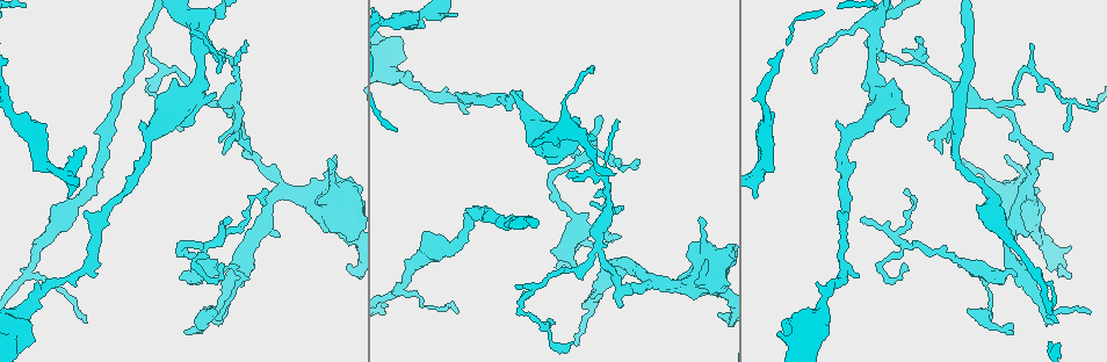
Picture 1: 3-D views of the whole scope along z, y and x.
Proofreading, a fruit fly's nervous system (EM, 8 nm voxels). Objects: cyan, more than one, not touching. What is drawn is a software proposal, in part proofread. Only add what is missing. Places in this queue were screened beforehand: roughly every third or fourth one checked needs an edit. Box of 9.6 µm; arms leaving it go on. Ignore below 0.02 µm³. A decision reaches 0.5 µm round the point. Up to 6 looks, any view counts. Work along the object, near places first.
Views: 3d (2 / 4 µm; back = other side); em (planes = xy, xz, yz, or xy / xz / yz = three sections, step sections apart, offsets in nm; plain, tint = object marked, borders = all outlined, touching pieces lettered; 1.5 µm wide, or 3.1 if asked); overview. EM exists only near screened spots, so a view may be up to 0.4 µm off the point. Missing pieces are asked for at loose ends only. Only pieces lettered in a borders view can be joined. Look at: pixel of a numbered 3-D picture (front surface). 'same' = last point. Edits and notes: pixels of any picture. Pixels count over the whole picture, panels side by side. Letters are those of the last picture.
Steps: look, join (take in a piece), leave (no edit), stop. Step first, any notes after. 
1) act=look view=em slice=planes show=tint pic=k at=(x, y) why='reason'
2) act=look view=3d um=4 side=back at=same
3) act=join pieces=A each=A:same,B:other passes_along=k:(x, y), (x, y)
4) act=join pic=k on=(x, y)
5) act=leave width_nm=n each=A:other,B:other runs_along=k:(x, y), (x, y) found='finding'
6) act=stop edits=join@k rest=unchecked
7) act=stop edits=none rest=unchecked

act=look view=3d um=2 pic=1 at=(557, 267)

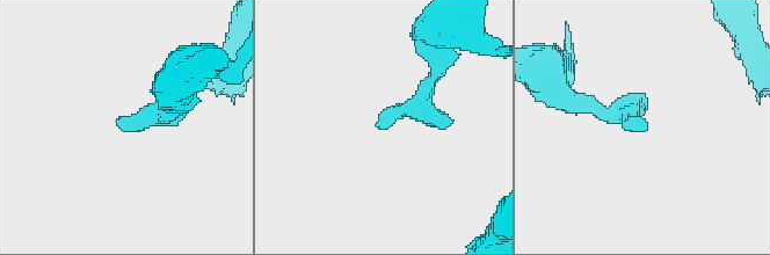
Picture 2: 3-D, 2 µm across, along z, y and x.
act=look view=em slice=xz step=4 show=tint pic=2 at=(383, 129) why='shape alone is not enough'

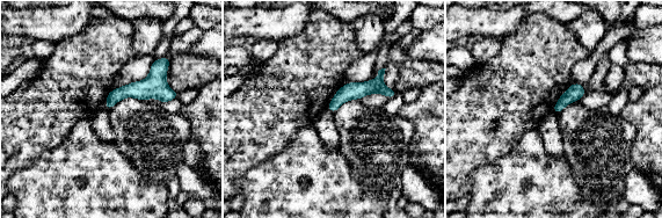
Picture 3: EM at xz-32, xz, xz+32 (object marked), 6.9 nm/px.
act=look view=em slice=planes show=borders at=same

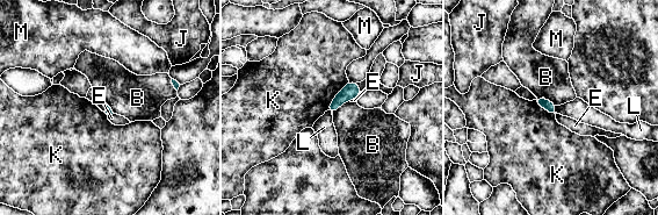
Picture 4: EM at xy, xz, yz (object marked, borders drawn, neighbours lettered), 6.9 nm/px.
act=leave each=B:other,E:other,J:other,K:other,L:other,M:other border=4:(349, 100), (344, 102), (333, 113) found='none of them fits'

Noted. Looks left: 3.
act=look view=em slice=planes show=tint pic=1 at=(898, 125) why='thick end'

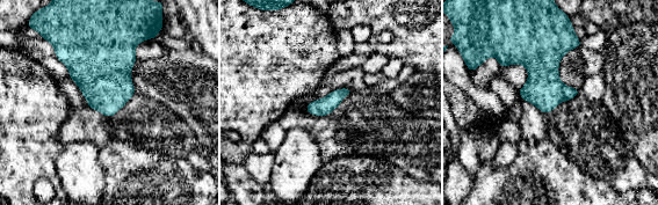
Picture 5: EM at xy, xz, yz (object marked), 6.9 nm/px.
act=look view=em slice=planes show=borders at=same

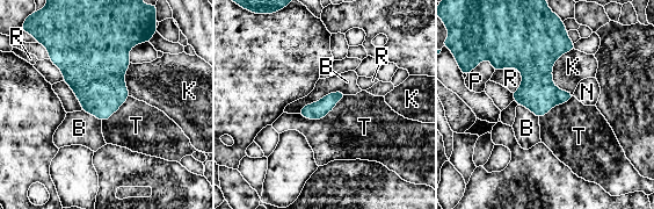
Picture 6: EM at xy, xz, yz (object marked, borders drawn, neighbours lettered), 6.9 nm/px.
act=leave each=B:other,K:other,N:other,P:other,R:other,T:other border=6:(347, 94), (327, 93), (298, 113) found='no lettered piece goes on from it'

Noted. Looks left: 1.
act=stop edits=none rest=unchecked

